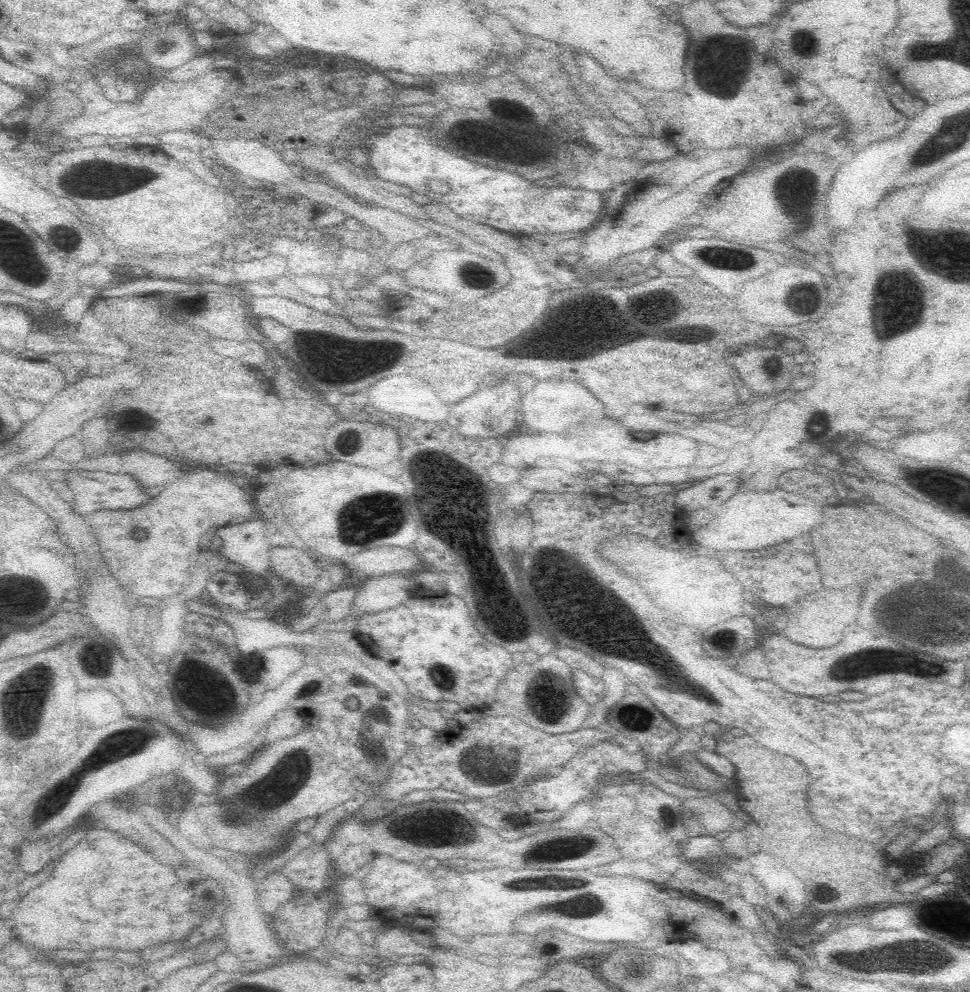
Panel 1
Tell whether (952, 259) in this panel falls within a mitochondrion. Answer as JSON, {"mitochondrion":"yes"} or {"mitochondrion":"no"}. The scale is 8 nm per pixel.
{"mitochondrion":"yes"}

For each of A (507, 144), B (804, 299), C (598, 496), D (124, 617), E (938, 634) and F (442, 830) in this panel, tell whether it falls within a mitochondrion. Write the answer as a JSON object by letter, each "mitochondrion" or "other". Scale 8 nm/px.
{"A":"mitochondrion","B":"mitochondrion","C":"other","D":"other","E":"mitochondrion","F":"mitochondrion"}

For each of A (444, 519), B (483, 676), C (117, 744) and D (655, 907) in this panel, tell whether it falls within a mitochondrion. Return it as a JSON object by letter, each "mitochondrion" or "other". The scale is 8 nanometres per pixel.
{"A":"mitochondrion","B":"other","C":"mitochondrion","D":"other"}

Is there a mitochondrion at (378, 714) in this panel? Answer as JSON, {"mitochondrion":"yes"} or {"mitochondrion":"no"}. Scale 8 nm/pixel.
{"mitochondrion":"no"}

